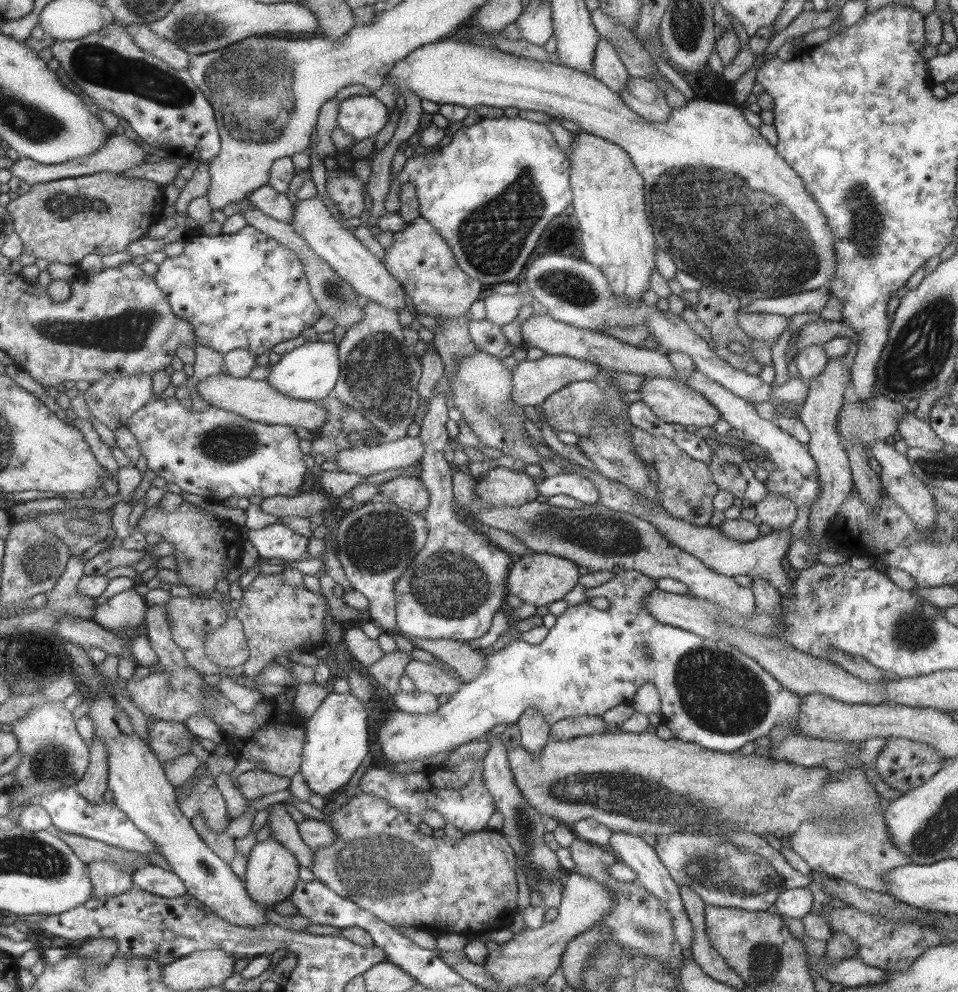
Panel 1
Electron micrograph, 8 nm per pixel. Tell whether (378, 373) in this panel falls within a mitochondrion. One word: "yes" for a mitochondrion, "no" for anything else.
yes

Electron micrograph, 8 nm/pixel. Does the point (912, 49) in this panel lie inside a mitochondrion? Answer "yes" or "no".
no

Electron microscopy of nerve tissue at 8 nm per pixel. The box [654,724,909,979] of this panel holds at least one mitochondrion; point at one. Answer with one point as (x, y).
(720, 865)

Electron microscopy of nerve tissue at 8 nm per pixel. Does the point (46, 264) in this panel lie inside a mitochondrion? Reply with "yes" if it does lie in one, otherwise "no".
no

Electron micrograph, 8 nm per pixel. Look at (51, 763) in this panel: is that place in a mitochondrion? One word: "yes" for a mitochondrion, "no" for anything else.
yes

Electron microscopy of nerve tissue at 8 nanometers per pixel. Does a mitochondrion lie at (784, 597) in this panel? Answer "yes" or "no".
no

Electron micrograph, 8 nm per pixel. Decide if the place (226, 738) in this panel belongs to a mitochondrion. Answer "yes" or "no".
no

